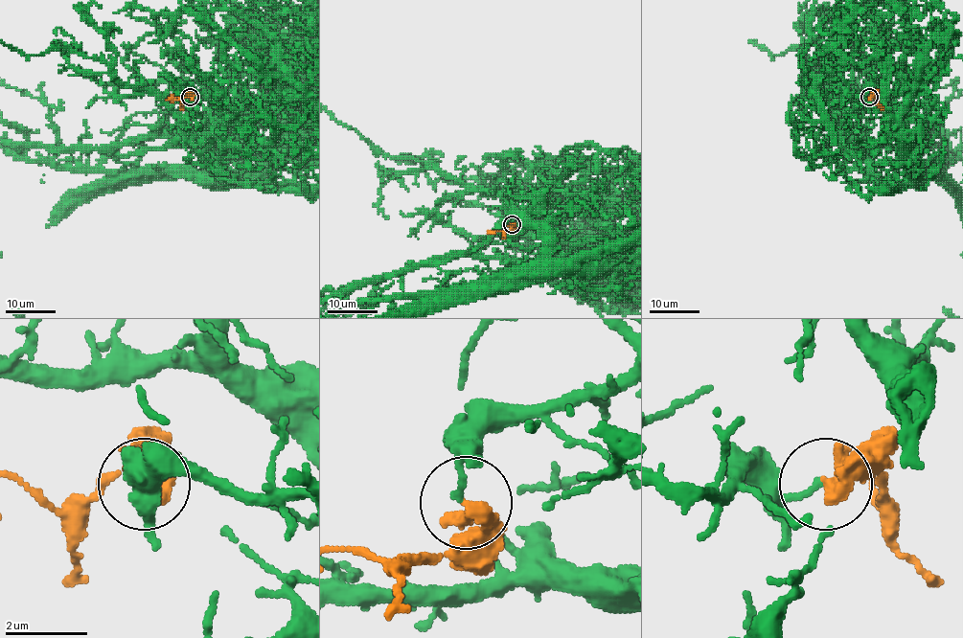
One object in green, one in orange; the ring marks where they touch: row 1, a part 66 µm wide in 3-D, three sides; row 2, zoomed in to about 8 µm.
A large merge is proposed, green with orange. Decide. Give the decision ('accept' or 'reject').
reject

